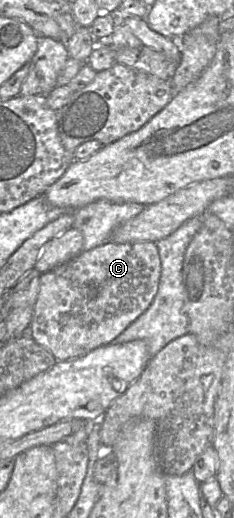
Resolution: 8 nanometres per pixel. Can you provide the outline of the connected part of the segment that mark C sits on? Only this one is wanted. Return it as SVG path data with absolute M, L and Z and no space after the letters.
M106 242L83 251L74 259L41 274L37 300L33 306L30 337L48 349L57 361L77 358L100 346L112 343L144 313L155 298L161 276L161 259L156 242Z

